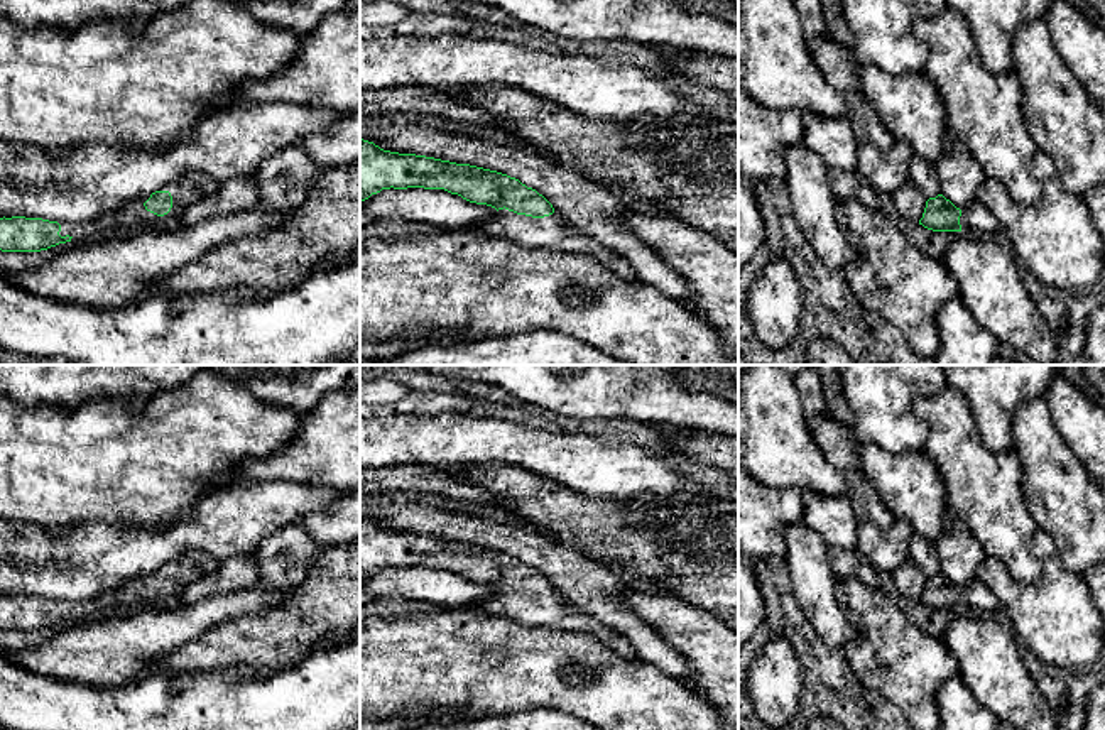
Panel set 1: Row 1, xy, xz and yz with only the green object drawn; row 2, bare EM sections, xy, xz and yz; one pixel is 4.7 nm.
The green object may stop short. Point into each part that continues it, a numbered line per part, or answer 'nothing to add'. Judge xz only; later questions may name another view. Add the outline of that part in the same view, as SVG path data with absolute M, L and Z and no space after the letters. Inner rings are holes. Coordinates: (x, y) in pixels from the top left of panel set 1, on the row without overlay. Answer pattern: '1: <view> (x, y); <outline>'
1: xz (555, 610); M498 588L488 612L509 617L524 627L546 625L571 632L586 632L605 644L613 652L625 657L637 657L627 637L617 634L598 618L580 612L559 590L544 597L517 593L509 588Z

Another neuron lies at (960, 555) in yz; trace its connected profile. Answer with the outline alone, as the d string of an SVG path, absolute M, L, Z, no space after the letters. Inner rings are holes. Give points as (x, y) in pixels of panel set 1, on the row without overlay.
M950 507L941 514L941 534L934 549L939 553L941 573L960 588L977 580L978 568L987 559L965 520Z

